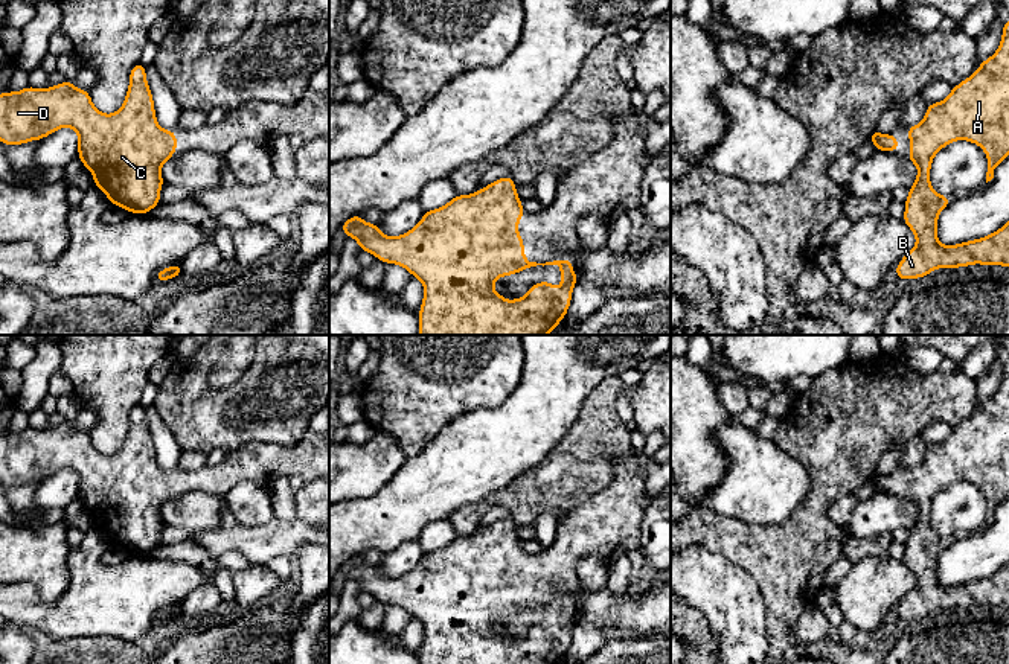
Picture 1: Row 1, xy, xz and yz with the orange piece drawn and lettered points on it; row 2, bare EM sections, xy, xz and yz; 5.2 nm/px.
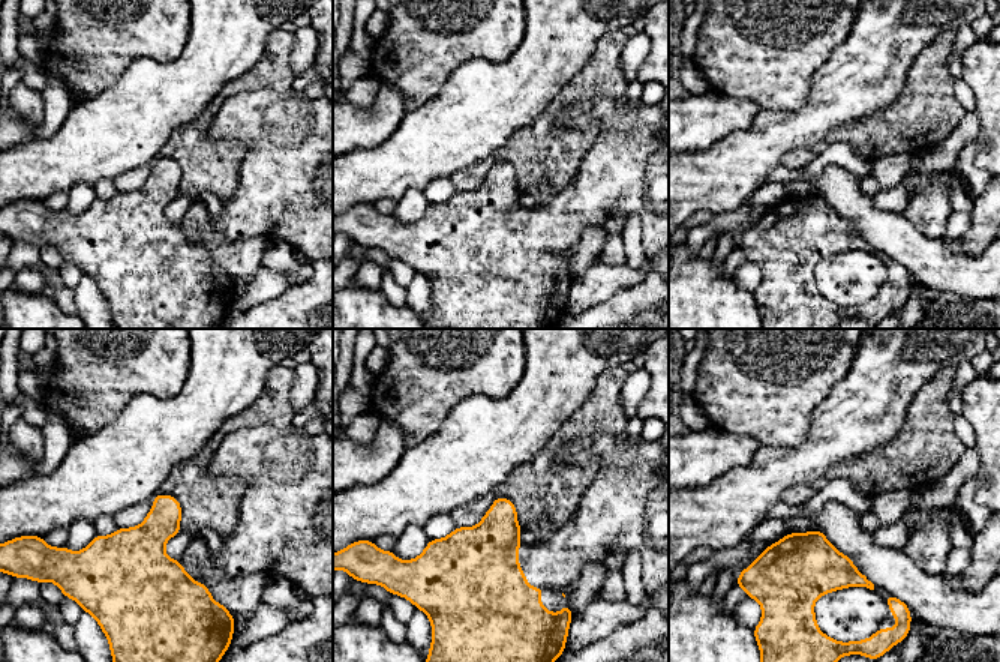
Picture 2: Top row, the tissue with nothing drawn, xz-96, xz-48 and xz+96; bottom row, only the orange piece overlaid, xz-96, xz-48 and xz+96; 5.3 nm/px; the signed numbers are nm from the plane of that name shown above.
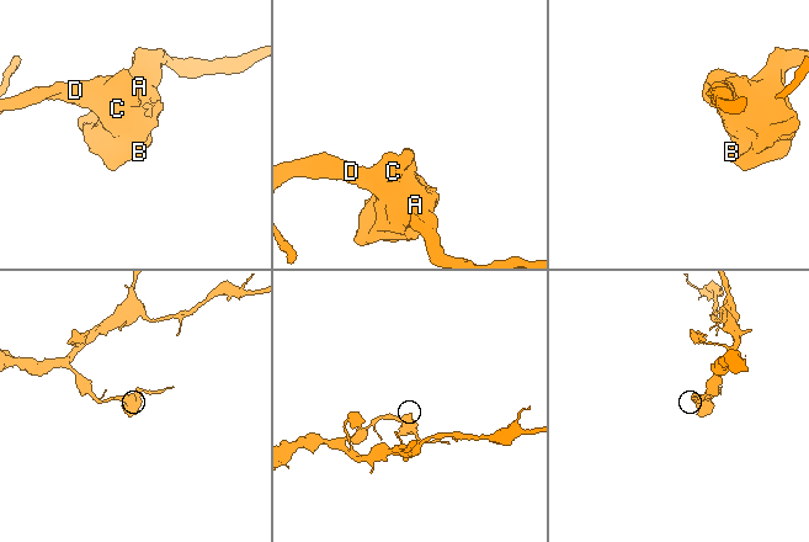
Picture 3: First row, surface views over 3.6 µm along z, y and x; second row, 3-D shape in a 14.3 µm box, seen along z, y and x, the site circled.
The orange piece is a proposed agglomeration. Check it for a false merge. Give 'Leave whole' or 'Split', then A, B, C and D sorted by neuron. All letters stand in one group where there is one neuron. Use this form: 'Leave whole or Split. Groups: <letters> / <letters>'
Leave whole. Groups: A B C D

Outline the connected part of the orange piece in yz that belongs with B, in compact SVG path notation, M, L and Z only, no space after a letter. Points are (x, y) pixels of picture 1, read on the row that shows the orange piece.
M1009 20L1003 24L997 52L965 81L953 87L947 99L928 104L921 123L905 128L910 155L918 177L905 200L902 221L916 236L916 245L895 268L902 280L930 276L937 268L972 263L1009 268L1009 221L989 236L956 245L937 241L939 213L953 201L937 195L930 183L933 157L951 142L968 140L988 157L986 183L1009 155Z

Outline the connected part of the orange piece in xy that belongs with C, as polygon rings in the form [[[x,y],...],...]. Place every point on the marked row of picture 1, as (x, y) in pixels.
[[[137,62],[130,70],[130,87],[123,105],[113,114],[101,113],[87,90],[64,81],[49,88],[26,87],[21,91],[0,93],[0,142],[23,145],[41,140],[59,128],[78,132],[78,158],[93,174],[94,186],[105,192],[108,203],[127,213],[148,215],[160,204],[162,164],[174,157],[178,148],[175,129],[165,131],[157,119],[145,65]]]

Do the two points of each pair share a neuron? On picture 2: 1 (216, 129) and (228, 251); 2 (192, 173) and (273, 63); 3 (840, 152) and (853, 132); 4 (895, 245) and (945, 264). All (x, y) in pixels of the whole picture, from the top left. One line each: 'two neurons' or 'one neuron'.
1: two neurons
2: one neuron
3: two neurons
4: one neuron

